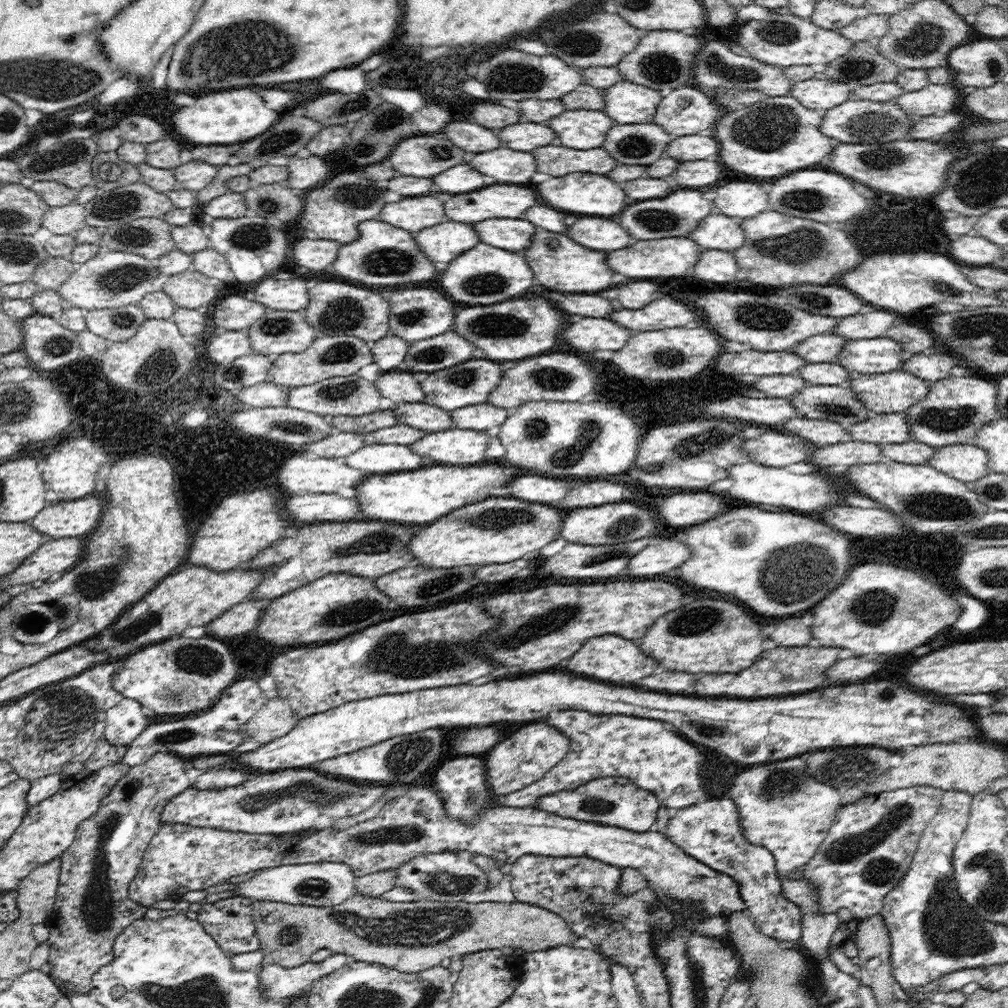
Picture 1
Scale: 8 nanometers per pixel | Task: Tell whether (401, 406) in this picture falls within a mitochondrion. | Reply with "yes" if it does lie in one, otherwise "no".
no

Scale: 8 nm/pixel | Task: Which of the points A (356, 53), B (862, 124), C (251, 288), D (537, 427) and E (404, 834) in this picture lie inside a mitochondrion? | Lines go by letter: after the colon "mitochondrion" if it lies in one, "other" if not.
A: other
B: mitochondrion
C: other
D: mitochondrion
E: mitochondrion

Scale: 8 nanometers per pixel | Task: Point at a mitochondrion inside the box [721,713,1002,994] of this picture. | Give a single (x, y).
(949, 930)

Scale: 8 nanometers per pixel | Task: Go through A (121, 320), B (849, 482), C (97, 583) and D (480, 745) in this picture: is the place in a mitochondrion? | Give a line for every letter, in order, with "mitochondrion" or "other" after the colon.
A: mitochondrion
B: other
C: mitochondrion
D: other

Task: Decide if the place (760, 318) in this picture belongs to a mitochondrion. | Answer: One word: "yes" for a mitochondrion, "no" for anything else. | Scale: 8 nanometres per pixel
yes

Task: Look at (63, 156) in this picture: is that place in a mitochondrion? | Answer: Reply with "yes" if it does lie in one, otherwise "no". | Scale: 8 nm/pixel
yes

